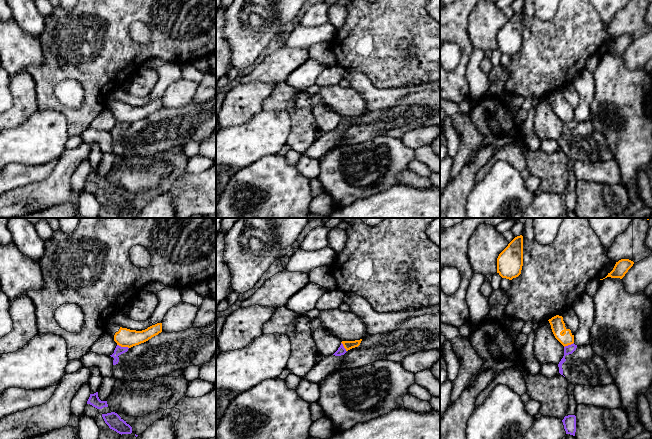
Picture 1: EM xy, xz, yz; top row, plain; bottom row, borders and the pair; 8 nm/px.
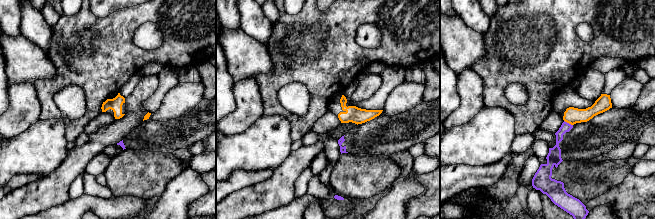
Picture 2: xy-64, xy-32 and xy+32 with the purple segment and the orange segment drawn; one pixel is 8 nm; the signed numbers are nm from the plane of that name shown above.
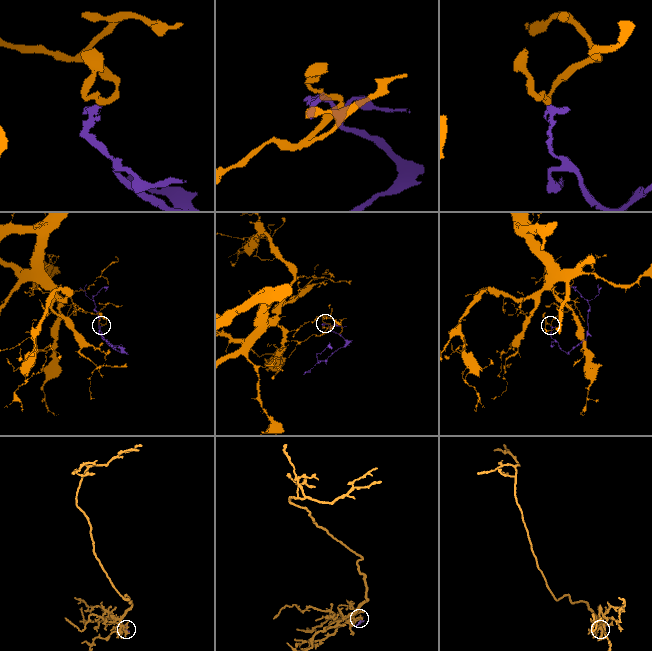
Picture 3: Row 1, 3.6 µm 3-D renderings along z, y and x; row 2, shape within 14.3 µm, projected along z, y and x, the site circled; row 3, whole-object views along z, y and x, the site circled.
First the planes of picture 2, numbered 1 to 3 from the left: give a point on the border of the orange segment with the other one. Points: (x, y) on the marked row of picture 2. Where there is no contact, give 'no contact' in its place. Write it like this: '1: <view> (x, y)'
1: no contact
2: no contact
3: xy+32 (568, 123)

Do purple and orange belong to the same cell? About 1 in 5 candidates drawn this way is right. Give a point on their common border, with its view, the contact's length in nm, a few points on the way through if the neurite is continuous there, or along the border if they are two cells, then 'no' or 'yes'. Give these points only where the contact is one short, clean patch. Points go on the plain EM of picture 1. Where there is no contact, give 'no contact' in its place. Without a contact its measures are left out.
meets purple in xy at (123, 123); contact 100 nm long; border along xy (117, 120), (128, 124); no

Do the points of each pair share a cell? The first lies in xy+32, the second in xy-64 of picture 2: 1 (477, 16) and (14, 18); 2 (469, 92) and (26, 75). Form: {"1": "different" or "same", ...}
{"1": "different", "2": "different"}

